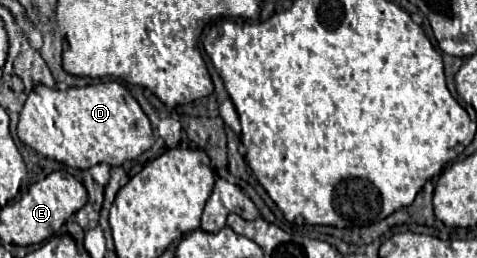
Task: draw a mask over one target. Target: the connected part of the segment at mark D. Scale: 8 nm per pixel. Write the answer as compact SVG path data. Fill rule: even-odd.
M117 81L71 87L65 91L37 85L19 115L19 139L43 157L67 167L89 169L97 163L123 165L153 145L153 129L135 97Z

